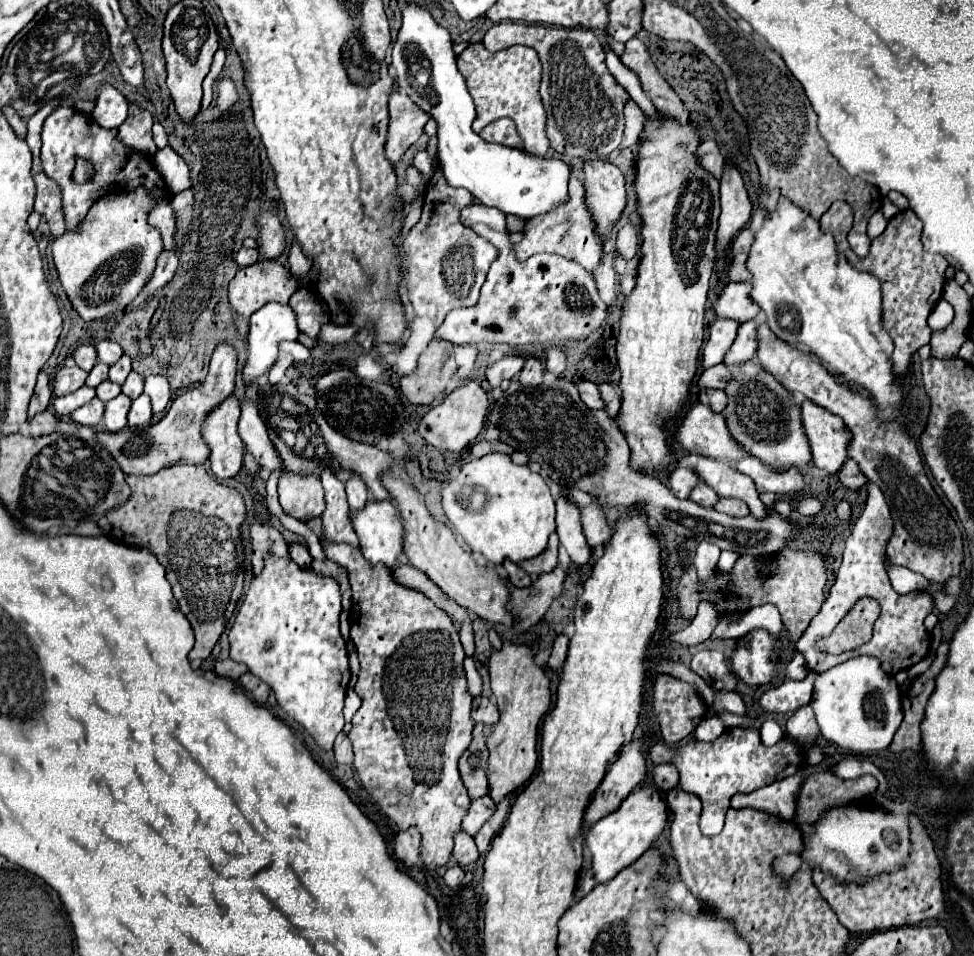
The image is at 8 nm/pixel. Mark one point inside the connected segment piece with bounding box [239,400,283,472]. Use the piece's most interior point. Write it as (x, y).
(253, 432)

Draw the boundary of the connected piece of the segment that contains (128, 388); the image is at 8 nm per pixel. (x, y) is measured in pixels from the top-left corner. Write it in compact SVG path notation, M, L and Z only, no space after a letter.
M131 372L127 376L127 380L125 380L125 384L121 386L121 392L127 394L131 400L137 398L137 396L141 396L141 392L143 392L143 378L137 372Z

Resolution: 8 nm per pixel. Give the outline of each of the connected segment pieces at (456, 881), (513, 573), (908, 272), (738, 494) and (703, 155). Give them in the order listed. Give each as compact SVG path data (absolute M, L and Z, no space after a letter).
M453 866L453 868L449 868L449 870L445 872L443 880L445 880L445 884L447 884L447 886L455 888L455 886L459 886L459 884L461 884L463 876L465 876L465 872L463 872L459 866Z
M503 562L503 566L505 566L505 570L509 572L509 578L511 578L511 582L517 586L517 588L527 588L529 584L531 584L531 576L529 574L525 574L525 570L521 570L515 562Z
M835 202L823 216L821 216L821 230L831 232L837 250L847 256L849 264L857 270L869 270L871 274L881 278L883 284L883 326L891 334L895 342L893 350L893 366L895 374L903 376L909 358L913 352L917 352L921 346L929 344L931 328L927 326L927 316L933 310L933 306L943 296L945 286L945 270L947 260L941 254L929 254L921 246L921 230L923 222L915 216L913 210L899 212L895 218L889 220L887 230L873 240L873 246L869 248L869 254L865 258L855 256L855 252L847 244L847 232L853 224L853 210L847 202Z
M699 458L697 464L693 466L693 472L707 484L711 486L719 496L723 498L739 498L743 500L751 514L755 518L767 516L765 504L759 500L759 494L755 490L755 484L751 478L743 476L741 472L733 470L727 462L719 462L713 458Z
M703 140L699 144L699 160L701 160L703 168L707 168L713 176L723 174L723 156L721 156L715 140Z

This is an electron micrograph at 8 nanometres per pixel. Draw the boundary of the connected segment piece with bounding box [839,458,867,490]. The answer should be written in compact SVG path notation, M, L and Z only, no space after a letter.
M851 458L847 460L847 466L843 466L843 470L839 472L839 480L841 480L847 488L851 488L851 490L857 490L857 488L861 488L861 486L867 482L865 474L859 470L859 466L857 466Z

